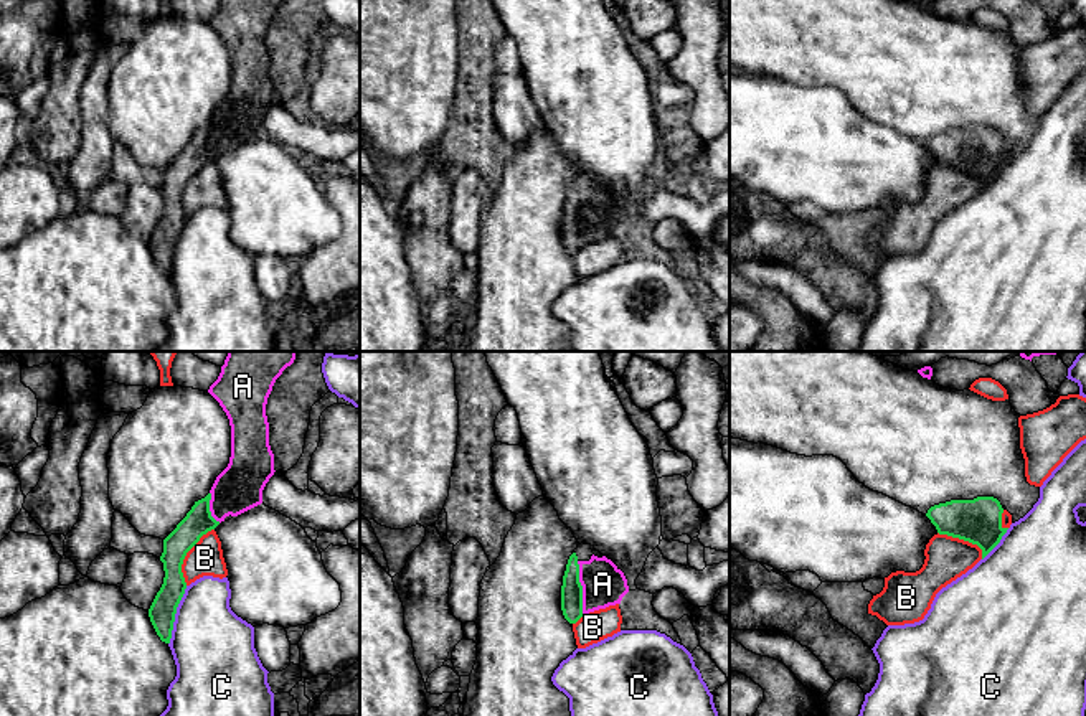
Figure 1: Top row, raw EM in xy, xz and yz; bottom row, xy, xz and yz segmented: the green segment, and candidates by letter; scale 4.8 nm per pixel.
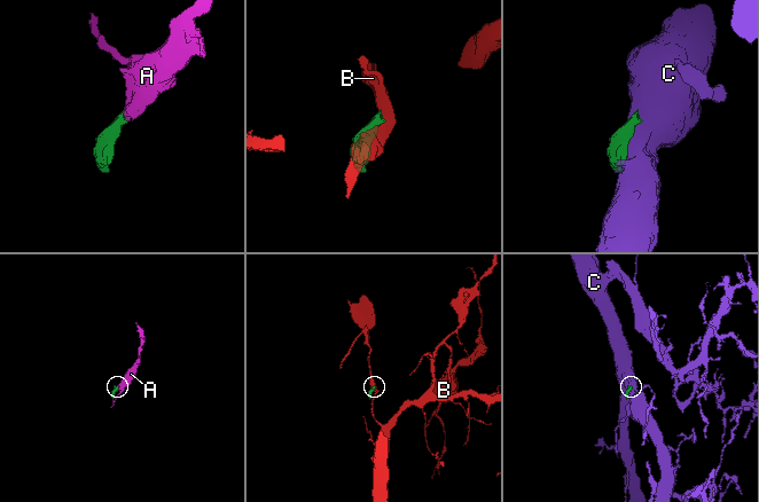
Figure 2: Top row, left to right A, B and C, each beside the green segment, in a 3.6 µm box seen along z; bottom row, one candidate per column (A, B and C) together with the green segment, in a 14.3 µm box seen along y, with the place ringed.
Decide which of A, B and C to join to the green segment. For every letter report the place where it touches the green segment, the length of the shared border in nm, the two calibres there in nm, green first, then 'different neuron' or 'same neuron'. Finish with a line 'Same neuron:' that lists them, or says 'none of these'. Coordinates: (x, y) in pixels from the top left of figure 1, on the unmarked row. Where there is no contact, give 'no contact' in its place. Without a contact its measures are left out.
A: meets green in xz at (581, 218); contact 260 nm long; 110 nm thick on the green side, 200 nm on the other; same neuron
B: meets green in xy at (185, 185); contact 320 nm long; 140 nm thick on the green side, 170 nm on the other; different neuron
C: meets green in xy at (174, 246); contact 300 nm long; 130 nm thick on the green side, 400 nm on the other; different neuron
Same neuron: A

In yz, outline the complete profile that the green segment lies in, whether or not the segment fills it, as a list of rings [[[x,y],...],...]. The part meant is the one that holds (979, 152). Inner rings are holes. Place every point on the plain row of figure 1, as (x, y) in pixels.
[[[994,127],[951,130],[934,135],[926,147],[939,165],[947,165],[977,175],[982,190],[1000,173],[1008,158],[1002,157],[1003,139]]]

